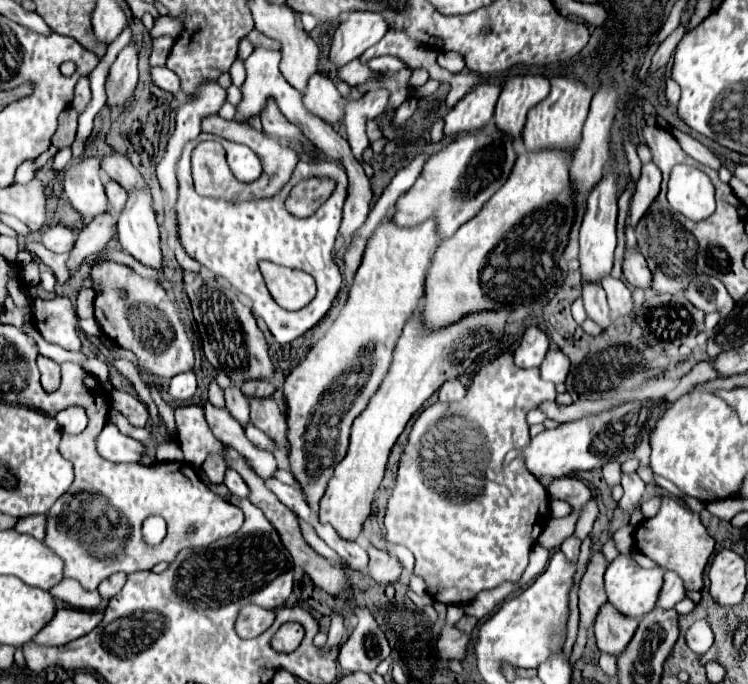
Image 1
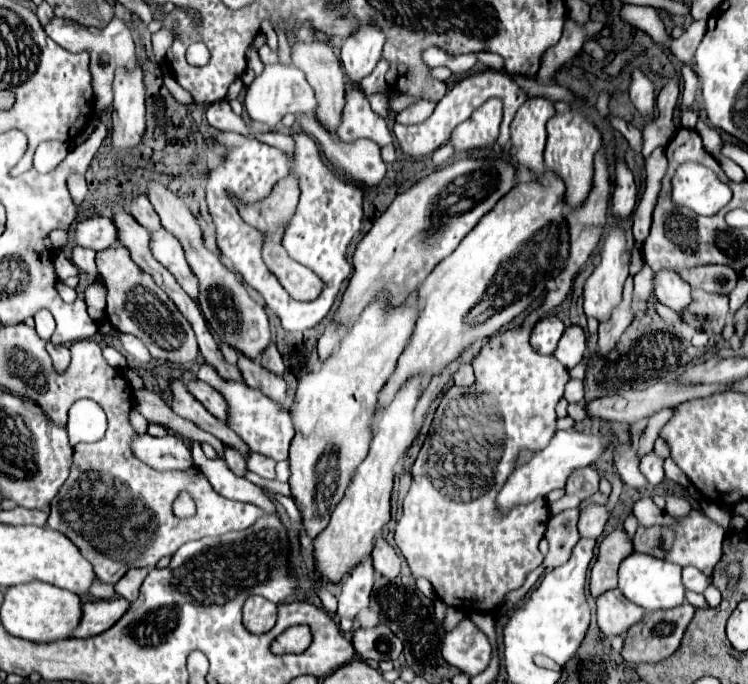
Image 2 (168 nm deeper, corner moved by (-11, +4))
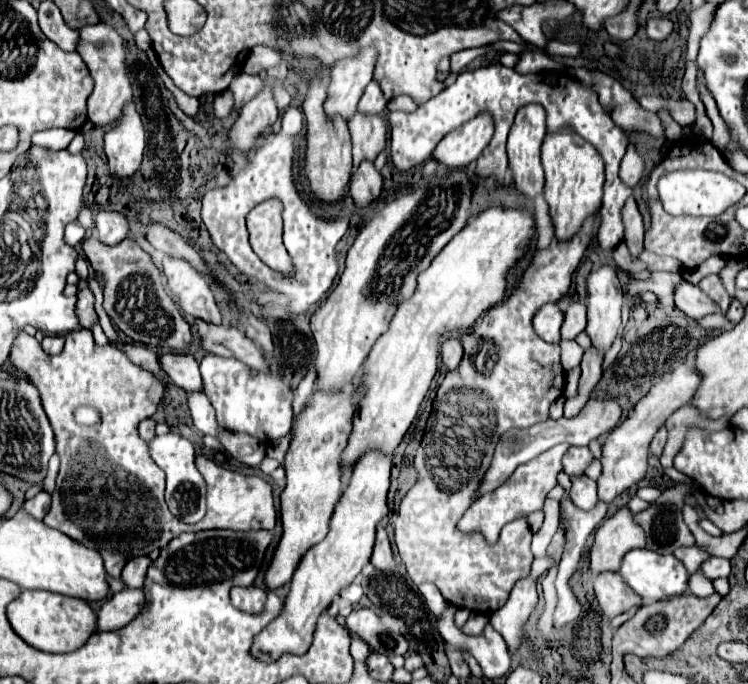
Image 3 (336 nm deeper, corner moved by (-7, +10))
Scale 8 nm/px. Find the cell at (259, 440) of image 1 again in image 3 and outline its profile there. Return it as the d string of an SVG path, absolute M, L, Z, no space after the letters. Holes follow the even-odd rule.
M207 354L201 360L201 376L221 428L249 434L261 442L275 442L287 436L293 420L293 392L281 376L259 374L235 358L221 358L215 354Z

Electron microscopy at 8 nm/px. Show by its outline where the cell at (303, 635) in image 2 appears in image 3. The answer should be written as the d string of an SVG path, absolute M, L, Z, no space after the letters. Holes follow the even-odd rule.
M367 450L353 466L349 484L337 502L335 514L331 518L331 526L327 536L311 546L301 558L285 598L283 614L275 618L275 622L267 624L251 646L251 654L255 658L271 662L279 658L279 654L303 654L307 646L311 646L315 622L319 614L333 602L333 598L353 582L353 578L361 572L361 568L369 562L375 542L375 526L381 518L387 516L387 490L389 490L389 472L391 472L391 456L381 450Z

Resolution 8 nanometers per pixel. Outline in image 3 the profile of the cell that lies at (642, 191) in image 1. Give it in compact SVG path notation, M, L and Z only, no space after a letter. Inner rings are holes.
M627 214L623 216L625 222L625 242L633 256L643 252L643 218L641 214Z

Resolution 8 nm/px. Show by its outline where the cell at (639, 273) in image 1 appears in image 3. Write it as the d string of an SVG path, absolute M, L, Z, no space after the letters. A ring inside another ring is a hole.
M687 280L675 284L673 298L675 298L675 306L683 310L689 318L701 318L717 312L717 306L707 298L707 294L703 294L699 286L689 284Z

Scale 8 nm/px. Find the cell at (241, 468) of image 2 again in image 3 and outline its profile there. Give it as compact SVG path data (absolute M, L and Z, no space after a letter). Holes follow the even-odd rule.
M189 394L189 408L193 424L203 432L211 434L213 438L219 438L219 424L215 420L215 410L207 402L205 394Z

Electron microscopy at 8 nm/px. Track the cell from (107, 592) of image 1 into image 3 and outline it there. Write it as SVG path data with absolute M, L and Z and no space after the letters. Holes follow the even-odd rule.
M147 556L133 558L131 562L127 562L127 566L123 568L123 574L121 574L121 580L125 582L125 586L127 588L141 588L149 564L151 564L151 560Z

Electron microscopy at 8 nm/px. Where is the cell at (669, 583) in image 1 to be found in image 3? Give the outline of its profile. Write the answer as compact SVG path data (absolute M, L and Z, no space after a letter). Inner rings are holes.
M711 556L709 560L705 560L699 568L709 580L715 580L715 578L723 578L723 576L729 576L731 572L731 566L729 566L729 560L727 558L715 558Z

